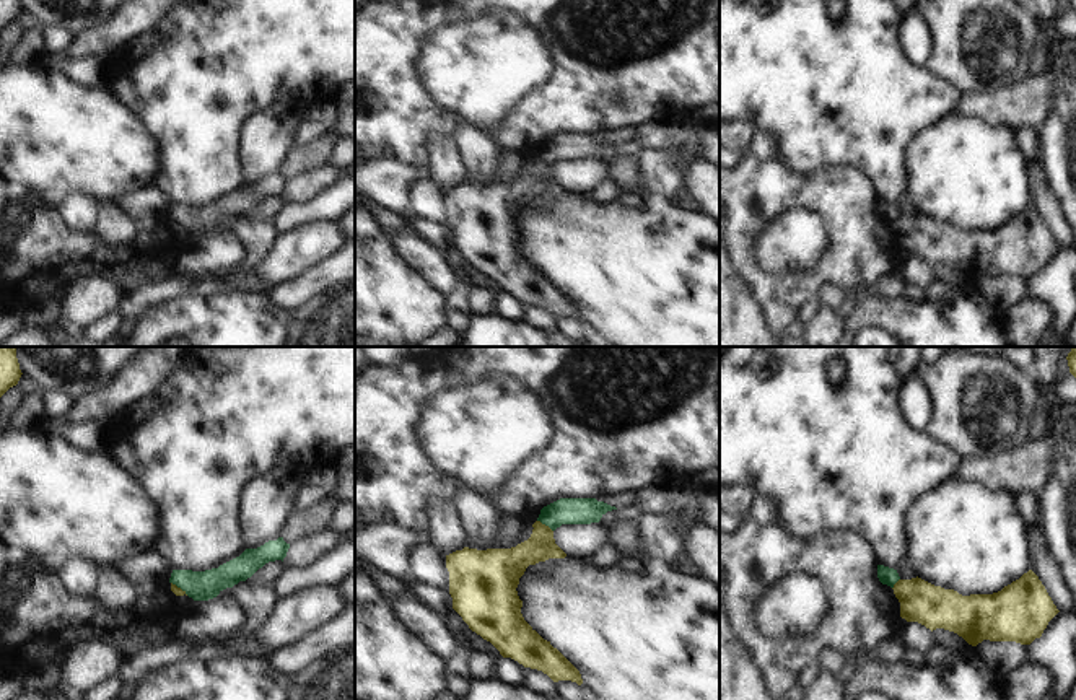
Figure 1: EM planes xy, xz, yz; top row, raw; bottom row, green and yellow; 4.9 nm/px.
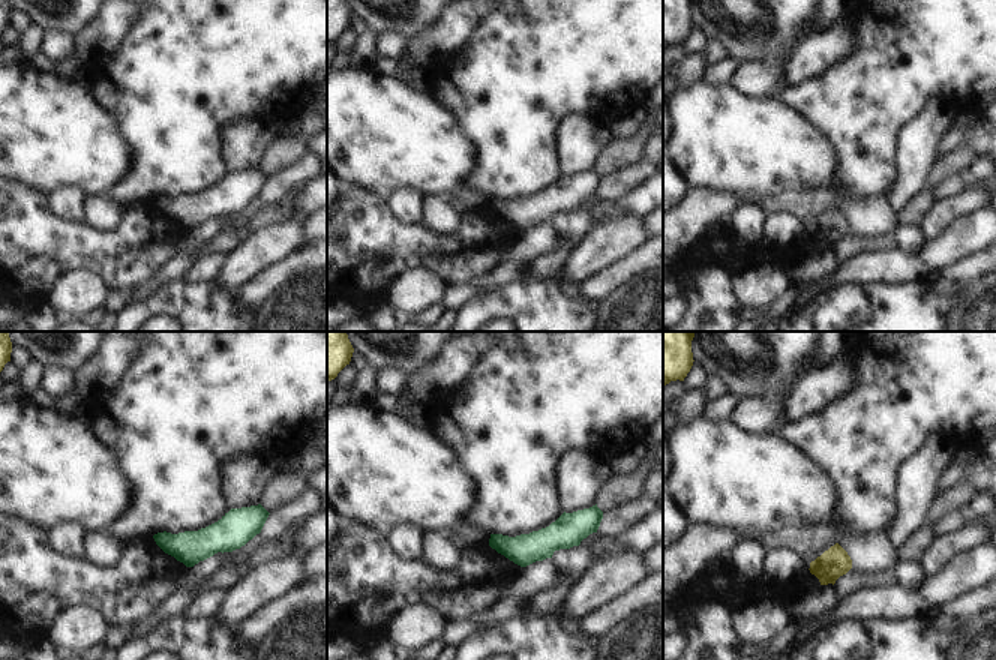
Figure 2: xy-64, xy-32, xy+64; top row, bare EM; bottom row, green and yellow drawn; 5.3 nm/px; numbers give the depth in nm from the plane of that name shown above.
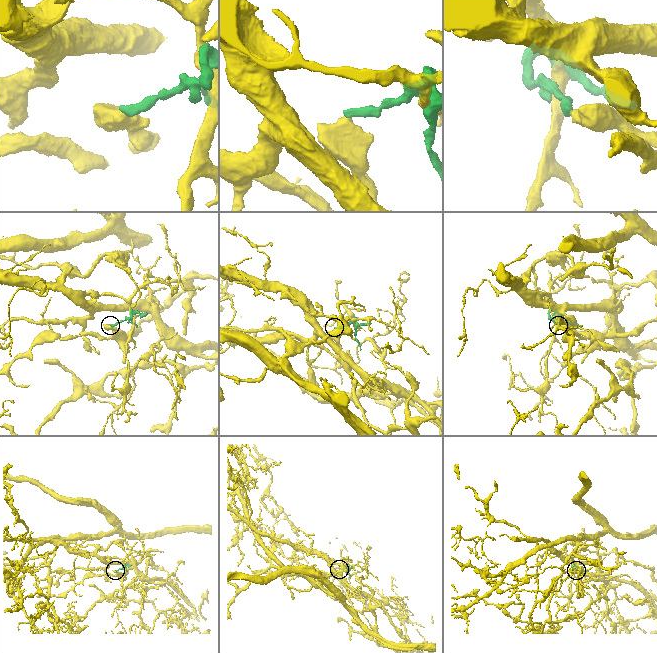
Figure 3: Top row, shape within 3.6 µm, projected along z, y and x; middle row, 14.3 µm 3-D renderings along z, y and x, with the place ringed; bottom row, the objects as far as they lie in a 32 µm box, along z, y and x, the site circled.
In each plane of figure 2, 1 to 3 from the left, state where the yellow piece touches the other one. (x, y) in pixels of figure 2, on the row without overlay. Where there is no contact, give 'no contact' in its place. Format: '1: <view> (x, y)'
1: no contact
2: no contact
3: no contact

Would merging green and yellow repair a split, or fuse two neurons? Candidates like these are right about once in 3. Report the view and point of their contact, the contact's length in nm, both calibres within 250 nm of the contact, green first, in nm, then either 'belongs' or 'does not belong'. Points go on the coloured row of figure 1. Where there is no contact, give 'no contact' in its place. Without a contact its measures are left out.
contact xz (546, 524); length 100 nm; calibres 130 and 150 nm; does not belong

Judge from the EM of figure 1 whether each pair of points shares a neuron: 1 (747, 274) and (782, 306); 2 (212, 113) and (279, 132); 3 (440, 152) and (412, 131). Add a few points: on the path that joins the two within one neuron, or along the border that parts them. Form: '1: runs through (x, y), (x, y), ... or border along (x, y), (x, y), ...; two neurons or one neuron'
1: runs through (756, 280), (774, 298); one neuron
2: border along (282, 104), (249, 119), (243, 160); two neurons
3: border along (448, 132), (432, 134), (428, 163); two neurons

